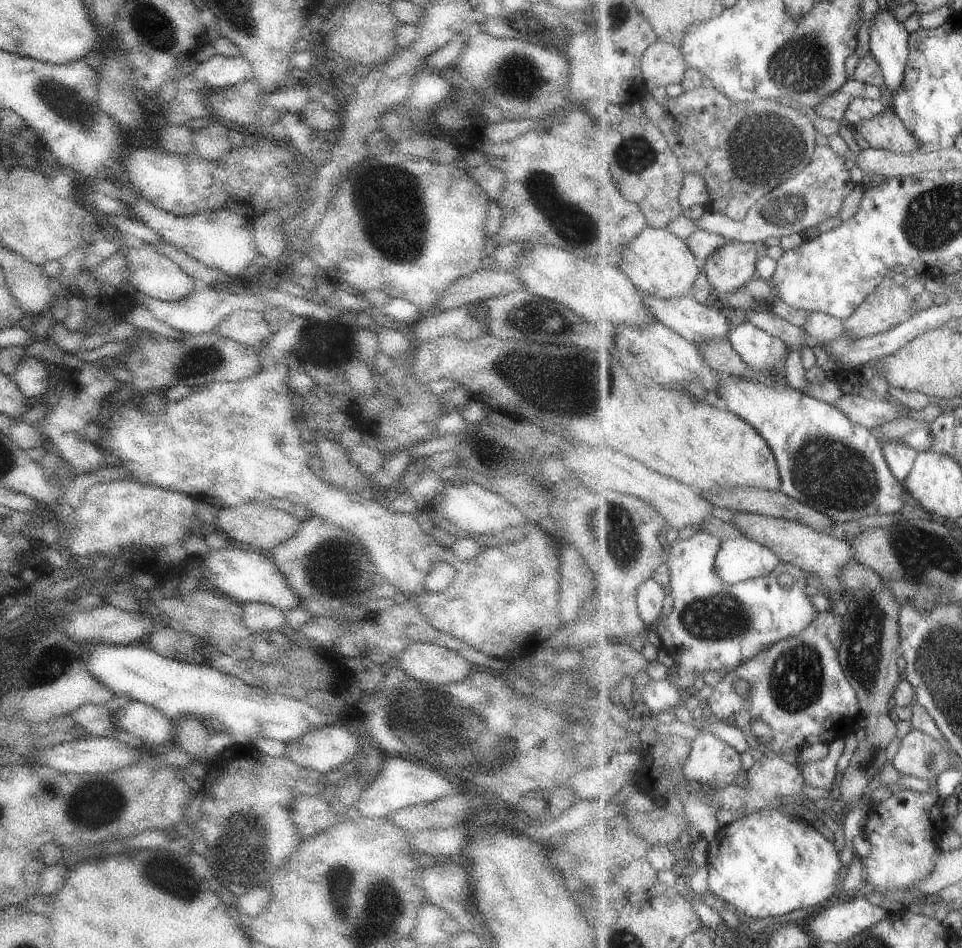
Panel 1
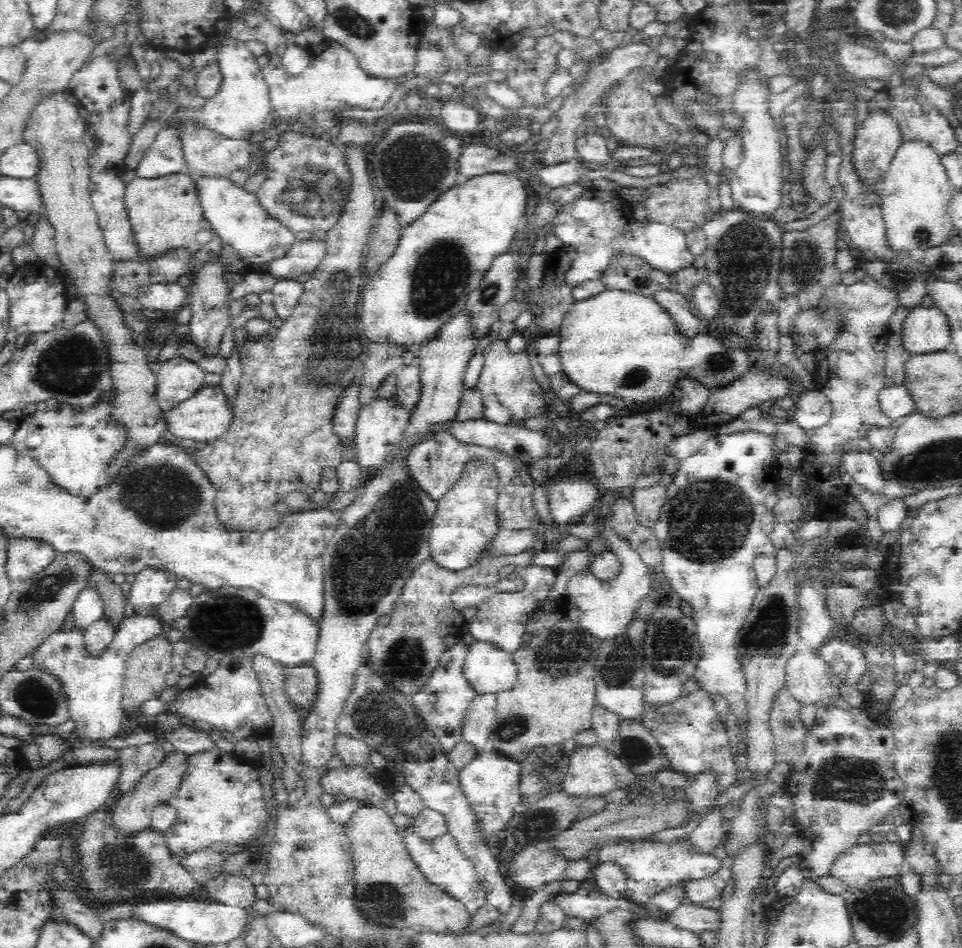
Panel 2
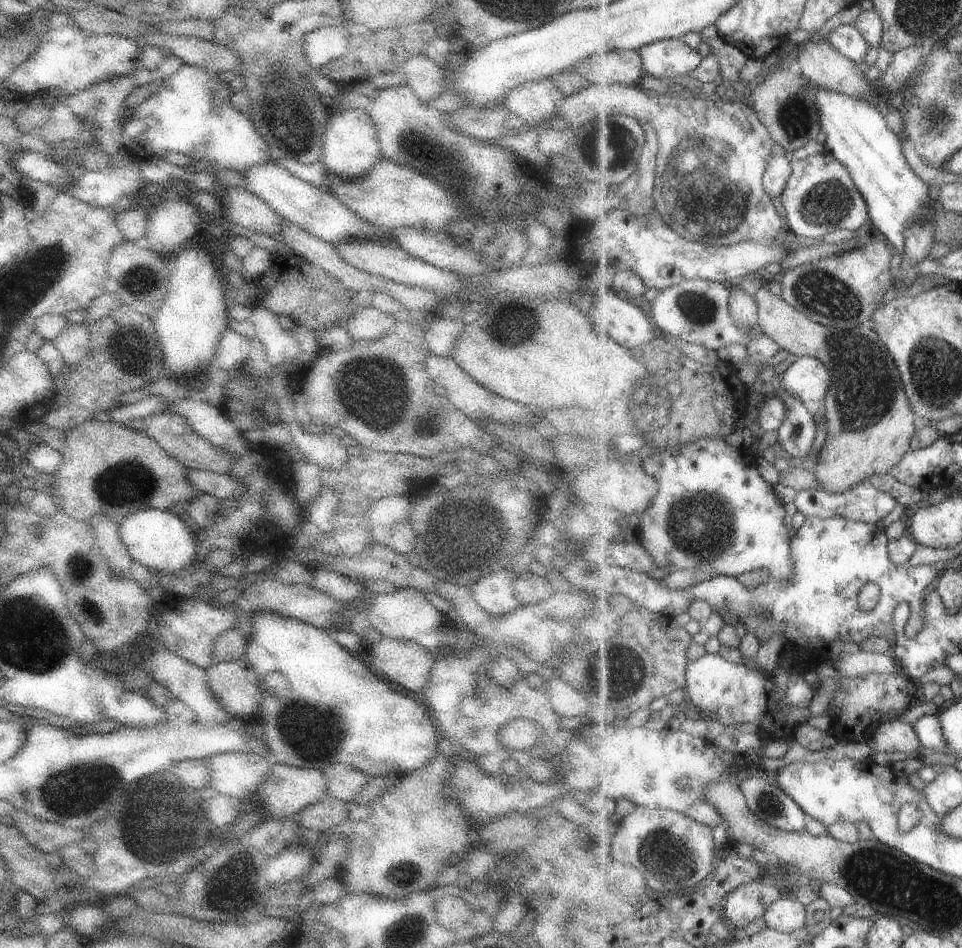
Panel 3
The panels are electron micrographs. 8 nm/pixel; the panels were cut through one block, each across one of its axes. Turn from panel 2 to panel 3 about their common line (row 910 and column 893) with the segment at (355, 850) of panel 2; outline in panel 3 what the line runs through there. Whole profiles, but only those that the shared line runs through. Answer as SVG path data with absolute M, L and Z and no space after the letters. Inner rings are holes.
M762 287L756 294L759 306L759 326L766 337L773 338L781 347L798 357L816 357L831 368L833 385L828 393L824 406L830 420L826 442L819 456L818 468L815 471L820 490L829 493L845 493L857 485L868 482L870 476L889 474L904 460L911 451L916 429L916 417L911 398L898 370L894 356L890 354L887 344L871 325L858 329L839 329L824 323L817 323L800 309L793 307L782 294L775 295L769 287Z

